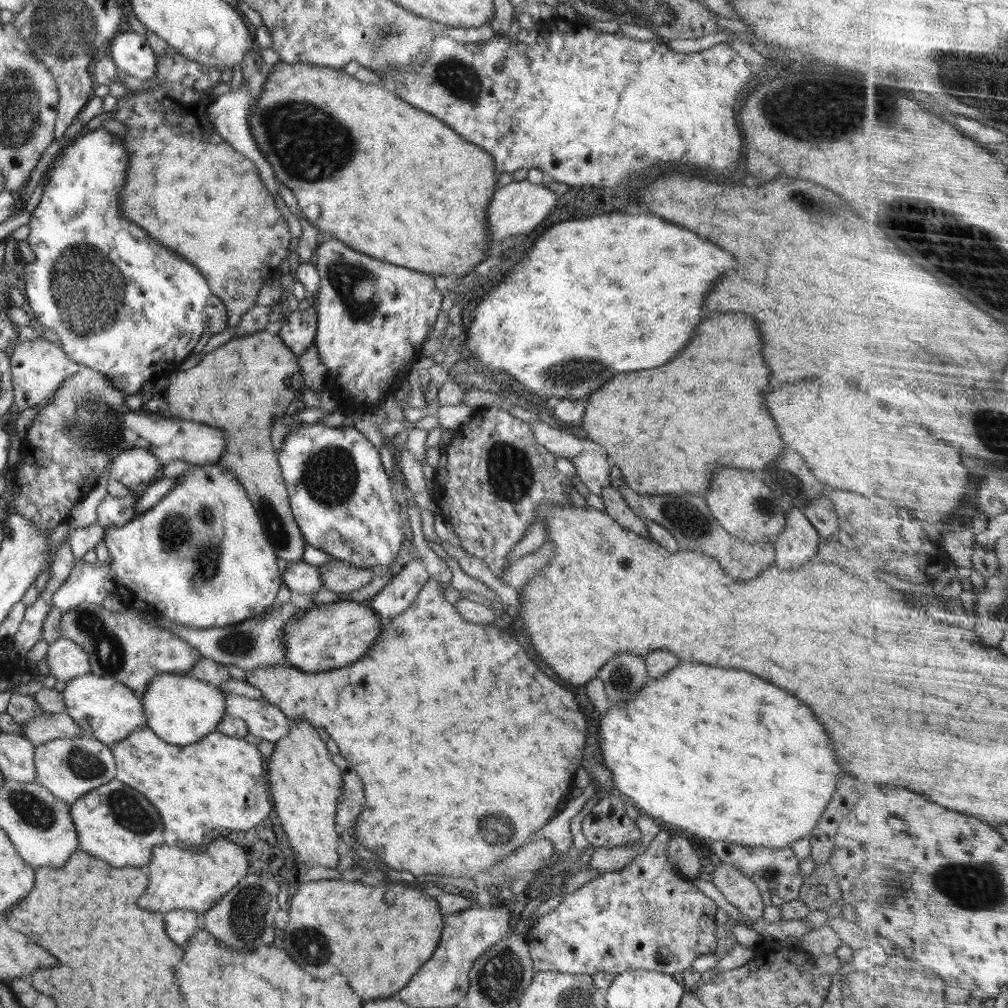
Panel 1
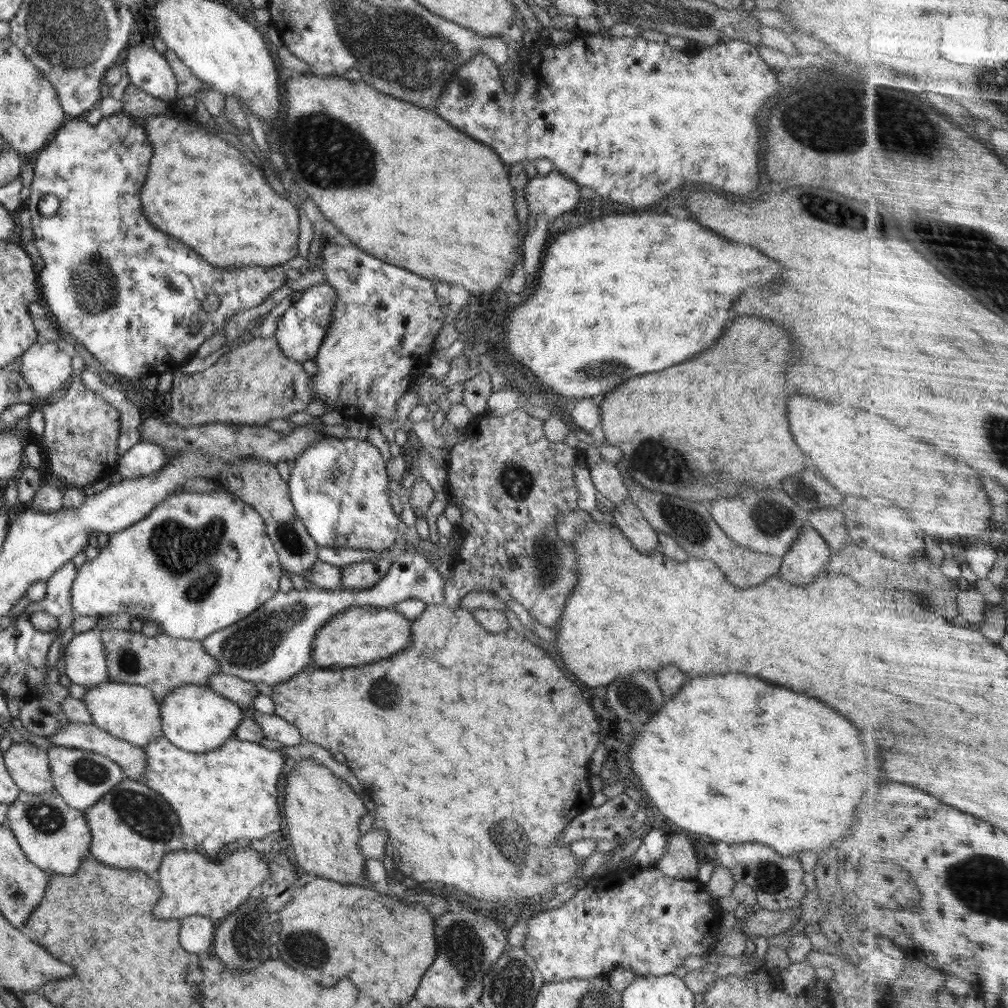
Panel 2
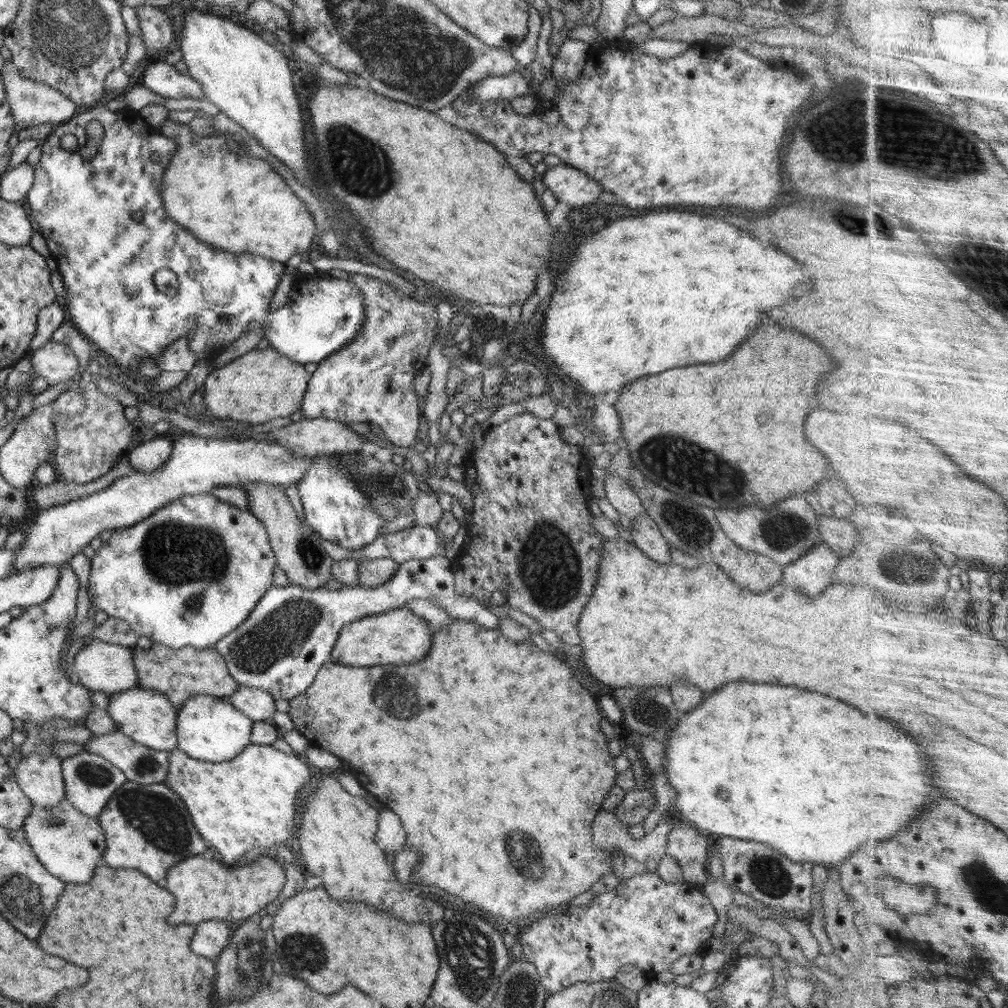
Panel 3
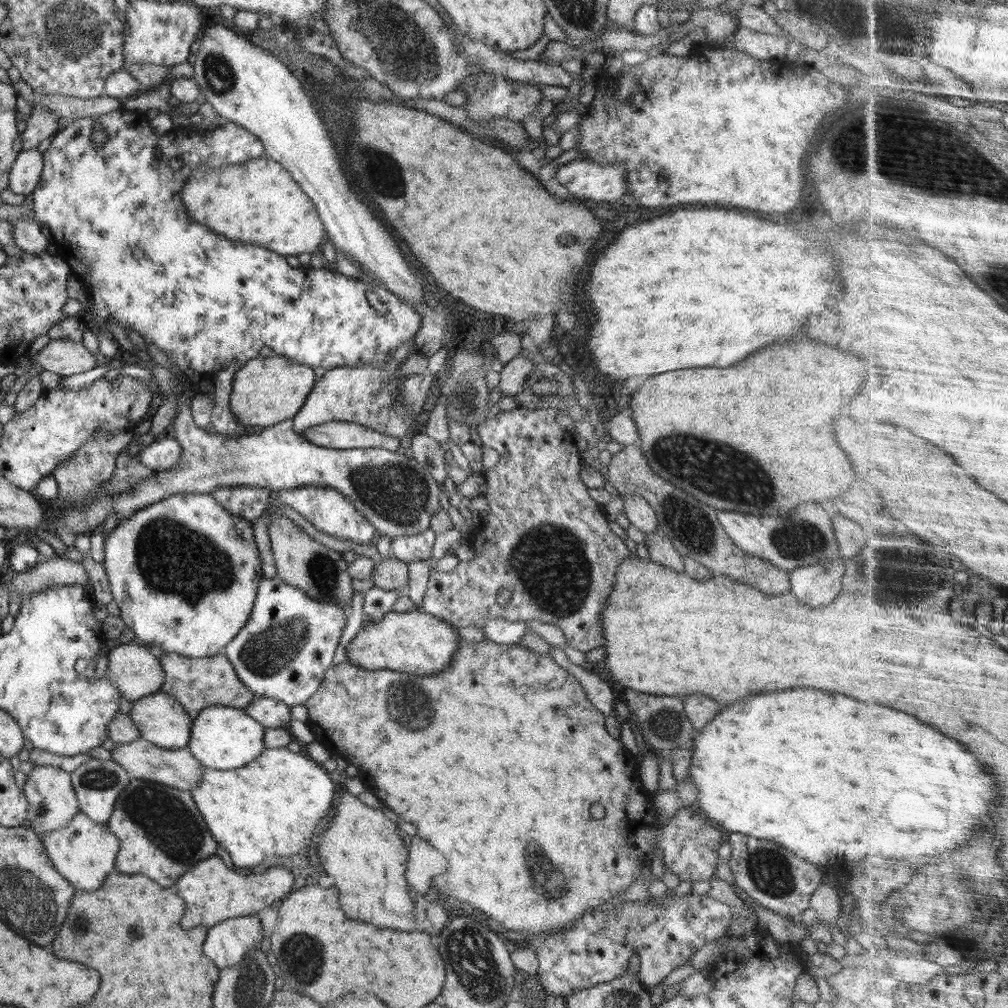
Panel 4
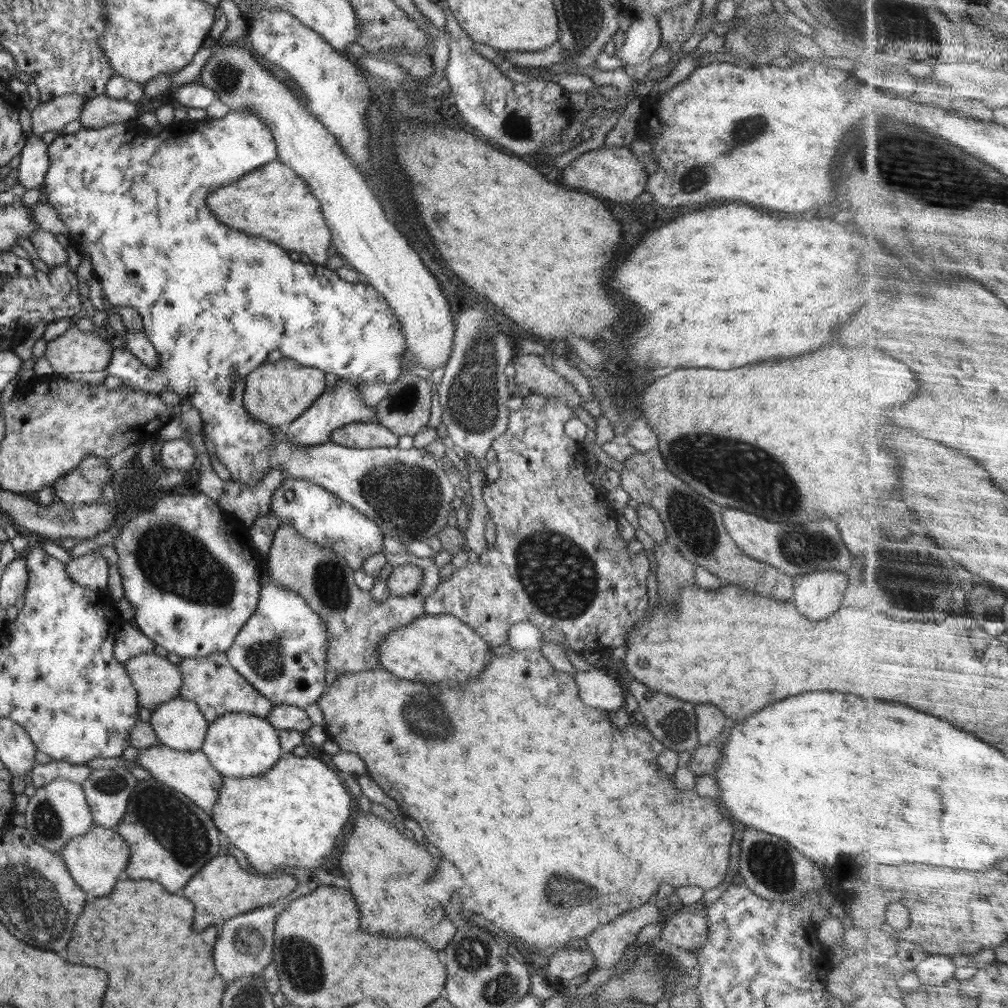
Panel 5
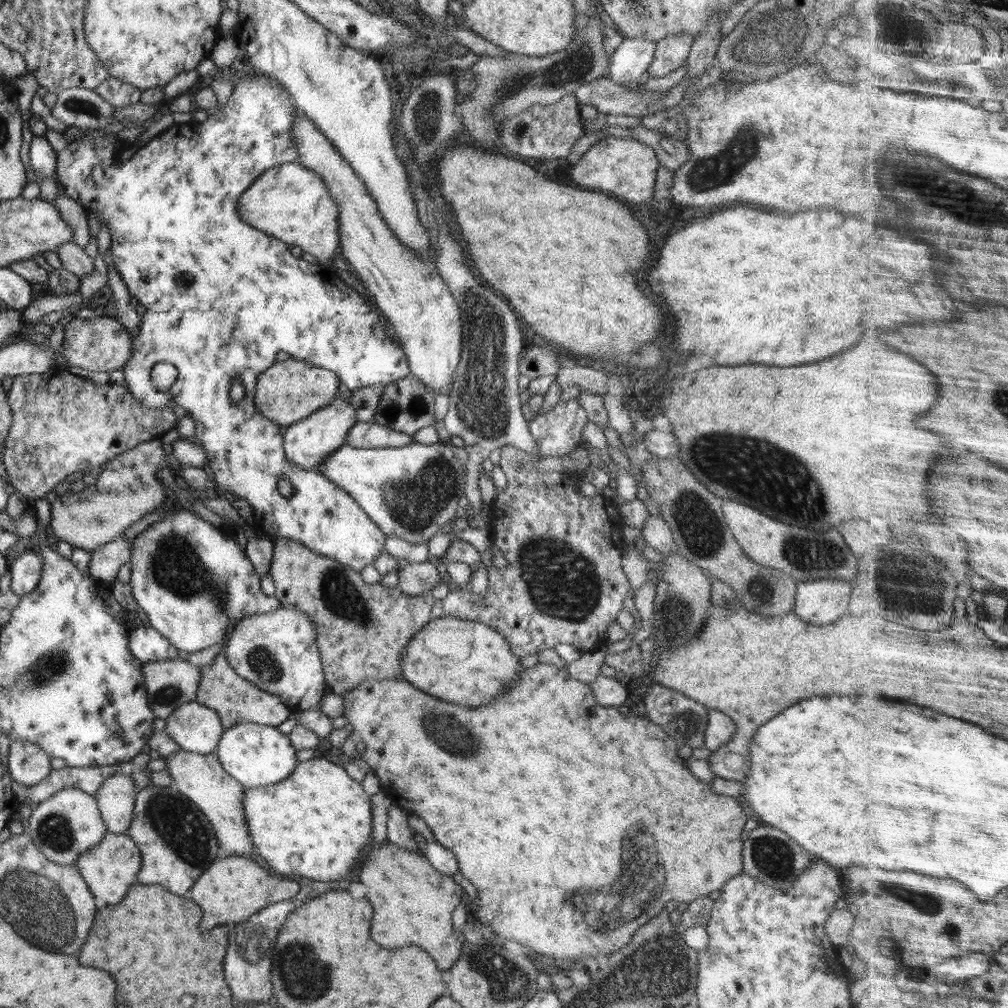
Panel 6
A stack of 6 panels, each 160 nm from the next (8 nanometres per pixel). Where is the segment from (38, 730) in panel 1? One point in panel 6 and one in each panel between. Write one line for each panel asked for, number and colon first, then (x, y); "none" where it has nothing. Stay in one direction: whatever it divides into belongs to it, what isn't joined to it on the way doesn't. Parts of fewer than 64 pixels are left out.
2: (85, 736)
3: (140, 764)
4: (177, 768)
5: (190, 772)
6: (201, 778)

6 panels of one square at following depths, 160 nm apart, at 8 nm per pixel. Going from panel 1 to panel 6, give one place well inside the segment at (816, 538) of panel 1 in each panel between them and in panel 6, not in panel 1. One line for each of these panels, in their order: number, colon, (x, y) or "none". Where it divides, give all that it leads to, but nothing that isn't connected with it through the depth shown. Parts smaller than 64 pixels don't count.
2: (809, 554)
3: (810, 574)
4: (817, 585)
5: (816, 595)
6: (821, 601)

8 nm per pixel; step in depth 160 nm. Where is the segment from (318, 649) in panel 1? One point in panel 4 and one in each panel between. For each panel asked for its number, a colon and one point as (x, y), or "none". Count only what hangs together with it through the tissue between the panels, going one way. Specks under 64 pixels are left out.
2: (356, 636)
3: (399, 637)
4: (415, 642)

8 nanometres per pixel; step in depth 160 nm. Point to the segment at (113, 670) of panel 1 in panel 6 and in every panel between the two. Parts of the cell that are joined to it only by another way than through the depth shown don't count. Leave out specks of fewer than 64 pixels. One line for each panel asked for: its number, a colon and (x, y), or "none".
2: (160, 663)
3: (179, 674)
4: (195, 683)
5: (210, 682)
6: (236, 700)

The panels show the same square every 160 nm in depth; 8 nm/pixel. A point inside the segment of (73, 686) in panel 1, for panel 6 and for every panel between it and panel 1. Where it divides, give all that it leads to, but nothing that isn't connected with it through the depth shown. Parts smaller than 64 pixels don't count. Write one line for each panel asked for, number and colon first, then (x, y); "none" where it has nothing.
2: (130, 712)
3: (146, 716)
4: (161, 719)
5: (179, 724)
6: (196, 728)

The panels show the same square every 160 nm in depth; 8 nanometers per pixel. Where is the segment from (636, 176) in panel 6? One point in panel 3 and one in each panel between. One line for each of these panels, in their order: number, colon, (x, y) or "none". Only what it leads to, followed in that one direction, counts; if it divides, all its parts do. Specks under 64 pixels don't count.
3: (569, 185)
4: (602, 182)
5: (614, 173)

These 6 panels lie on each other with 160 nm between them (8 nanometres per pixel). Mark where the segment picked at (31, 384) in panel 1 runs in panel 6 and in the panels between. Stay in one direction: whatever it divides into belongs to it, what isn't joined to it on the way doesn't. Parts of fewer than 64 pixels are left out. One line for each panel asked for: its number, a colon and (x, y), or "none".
2: (46, 368)
3: (56, 362)
4: (61, 356)
5: (74, 351)
6: (101, 344)

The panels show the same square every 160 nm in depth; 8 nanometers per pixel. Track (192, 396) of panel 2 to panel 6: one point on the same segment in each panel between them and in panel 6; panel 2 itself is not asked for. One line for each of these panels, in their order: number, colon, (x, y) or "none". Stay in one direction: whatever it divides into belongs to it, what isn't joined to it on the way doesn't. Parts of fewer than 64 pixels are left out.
3: (262, 384)
4: (267, 390)
5: (277, 393)
6: (290, 390)

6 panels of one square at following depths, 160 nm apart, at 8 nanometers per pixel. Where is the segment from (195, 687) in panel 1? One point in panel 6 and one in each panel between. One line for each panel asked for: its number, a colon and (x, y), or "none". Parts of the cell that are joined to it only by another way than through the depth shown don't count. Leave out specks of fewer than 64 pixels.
2: (196, 719)
3: (207, 728)
4: (223, 738)
5: (237, 744)
6: (255, 755)

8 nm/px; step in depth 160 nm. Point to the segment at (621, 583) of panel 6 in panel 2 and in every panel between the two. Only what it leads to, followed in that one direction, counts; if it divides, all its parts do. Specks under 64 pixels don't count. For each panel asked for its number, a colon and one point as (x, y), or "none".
2: (511, 480)
3: (532, 537)
4: (546, 540)
5: (559, 562)

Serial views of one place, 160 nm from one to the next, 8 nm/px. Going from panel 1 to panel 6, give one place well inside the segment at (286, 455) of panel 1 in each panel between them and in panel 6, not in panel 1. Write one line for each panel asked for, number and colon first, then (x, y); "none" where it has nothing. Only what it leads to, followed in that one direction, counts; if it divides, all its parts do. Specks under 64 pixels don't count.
2: (339, 487)
3: (334, 506)
4: (329, 511)
5: (324, 518)
6: (211, 284)

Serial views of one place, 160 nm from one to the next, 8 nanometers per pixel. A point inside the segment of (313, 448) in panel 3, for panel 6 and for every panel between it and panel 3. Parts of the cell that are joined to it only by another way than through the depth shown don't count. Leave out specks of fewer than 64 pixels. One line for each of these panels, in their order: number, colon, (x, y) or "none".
4: (337, 434)
5: (354, 435)
6: (368, 434)

